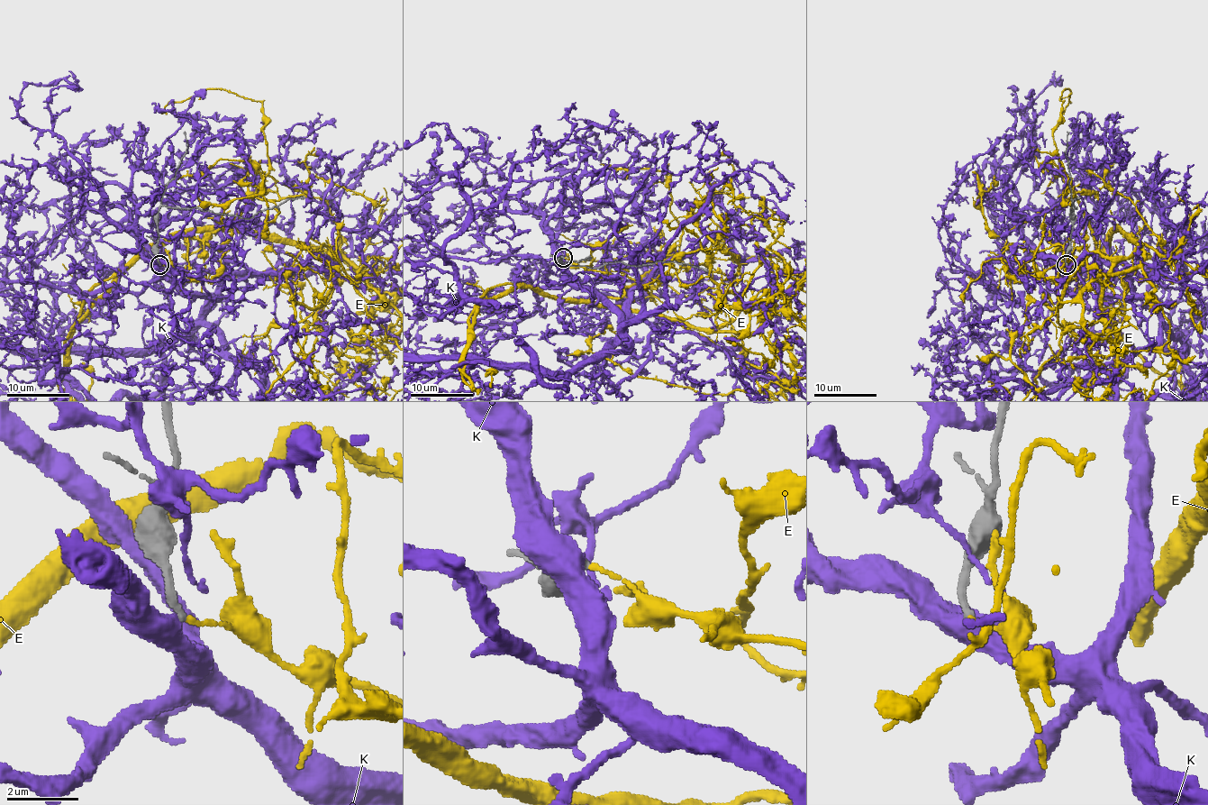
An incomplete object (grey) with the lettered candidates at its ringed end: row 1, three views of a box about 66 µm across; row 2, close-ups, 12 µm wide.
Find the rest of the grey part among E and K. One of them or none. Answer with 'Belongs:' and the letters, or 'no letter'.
Belongs: no letter

